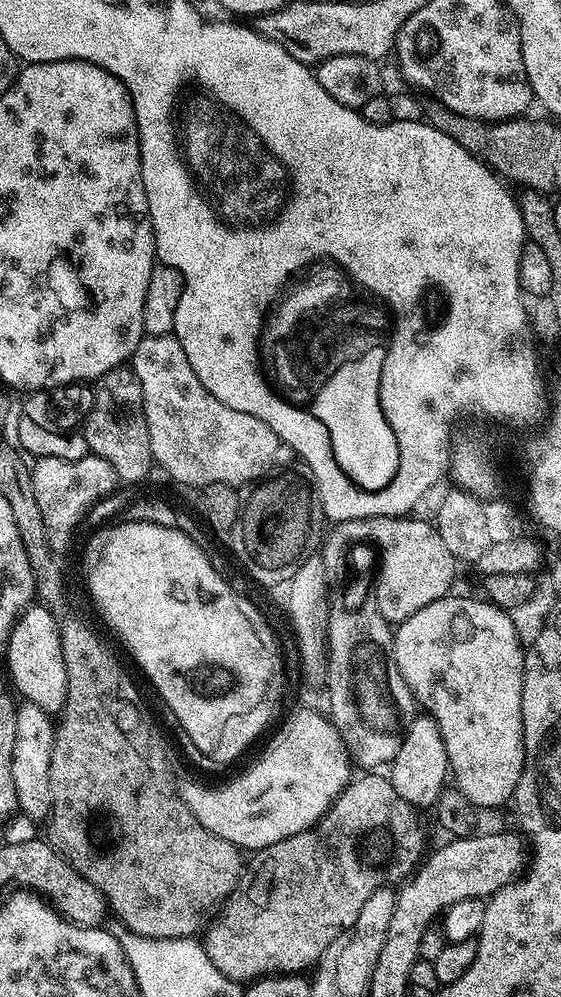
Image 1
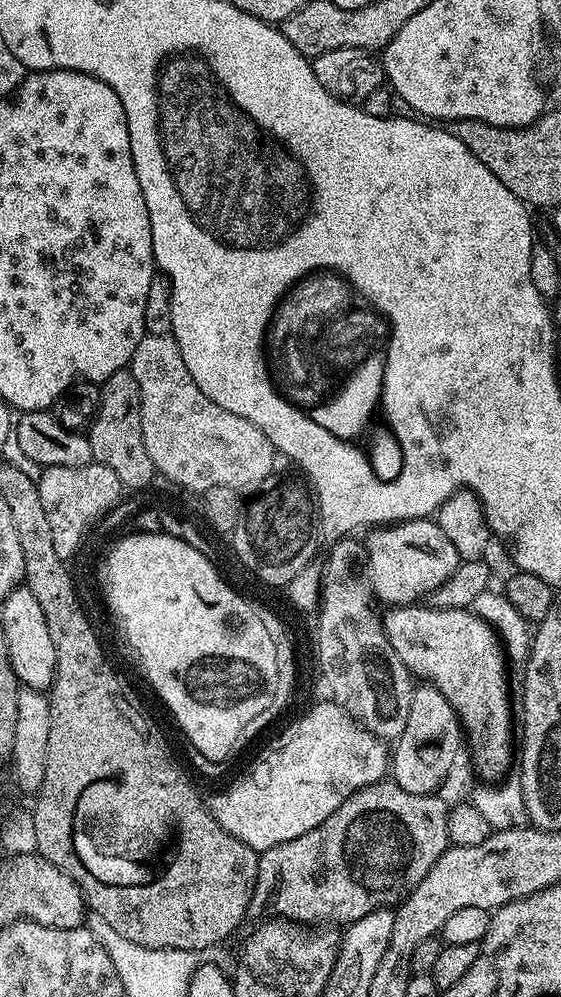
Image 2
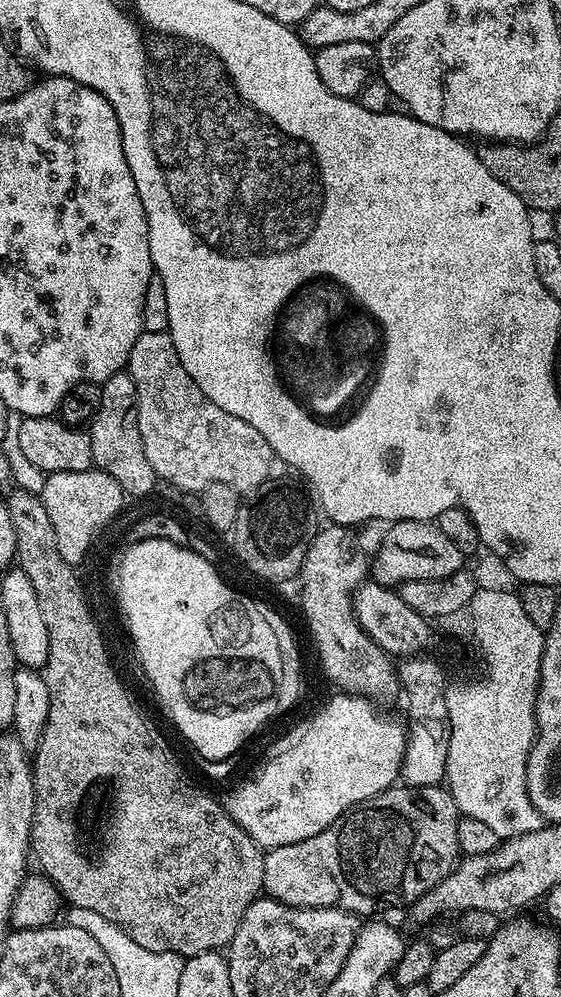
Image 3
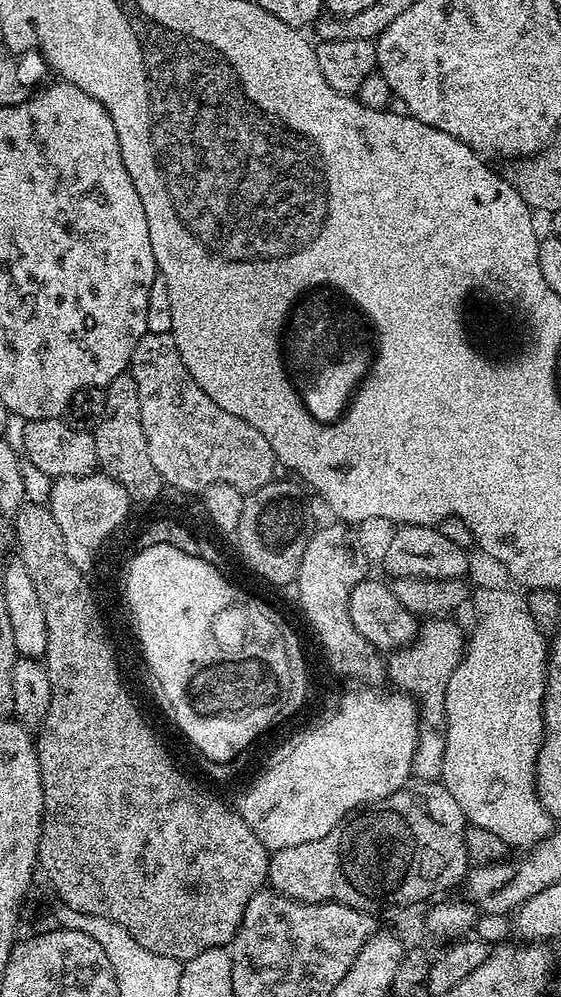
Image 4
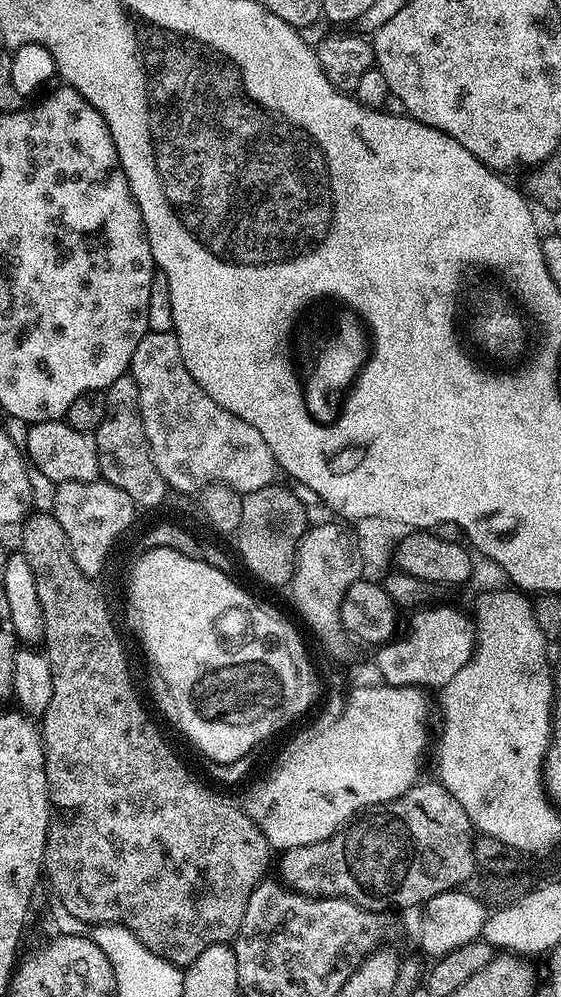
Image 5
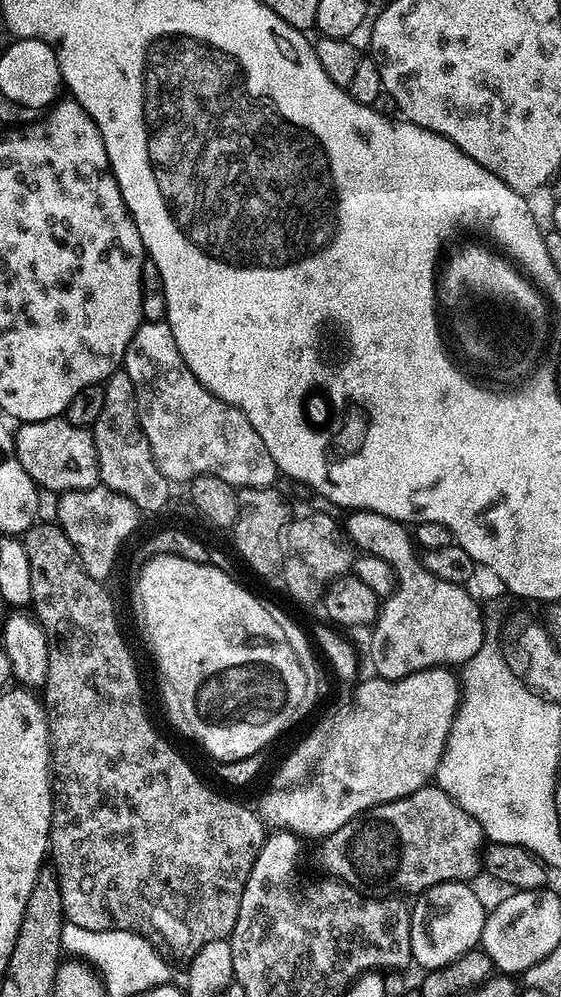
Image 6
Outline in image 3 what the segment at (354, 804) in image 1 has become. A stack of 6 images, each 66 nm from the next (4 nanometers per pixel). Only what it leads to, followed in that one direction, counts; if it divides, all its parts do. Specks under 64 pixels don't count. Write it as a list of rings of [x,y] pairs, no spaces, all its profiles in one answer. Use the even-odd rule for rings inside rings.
[[[447,787],[387,788],[343,812],[322,834],[302,838],[302,842],[290,842],[290,846],[267,849],[264,852],[264,892],[271,899],[295,908],[338,907],[360,918],[371,917],[379,913],[376,912],[379,908],[392,908],[395,904],[411,906],[456,867],[461,855],[458,846],[461,815]]]

